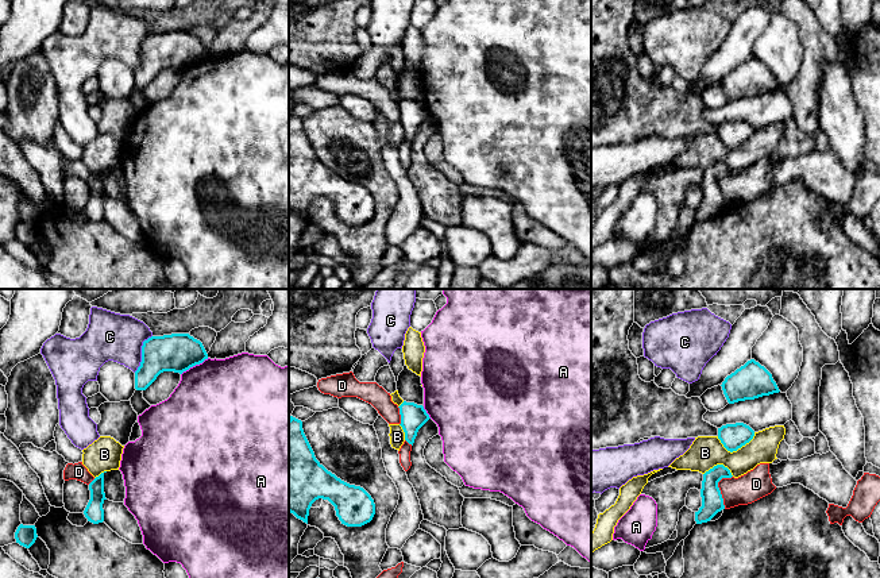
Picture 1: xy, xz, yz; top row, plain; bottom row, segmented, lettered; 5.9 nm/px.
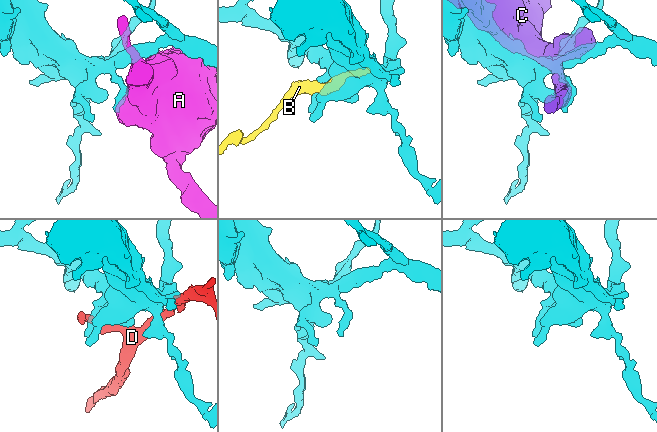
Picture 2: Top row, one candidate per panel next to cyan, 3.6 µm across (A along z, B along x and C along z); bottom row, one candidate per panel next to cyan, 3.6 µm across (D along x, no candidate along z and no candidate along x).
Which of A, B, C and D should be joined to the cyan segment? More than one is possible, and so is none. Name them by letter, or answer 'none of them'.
none of them

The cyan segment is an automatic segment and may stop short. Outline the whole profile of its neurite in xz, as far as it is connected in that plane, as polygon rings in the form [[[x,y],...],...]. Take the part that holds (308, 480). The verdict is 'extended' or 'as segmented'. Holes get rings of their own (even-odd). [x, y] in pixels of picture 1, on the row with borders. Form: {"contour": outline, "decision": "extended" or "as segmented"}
{"contour": [[[289,419],[289,512],[308,524],[309,509],[319,500],[328,500],[341,524],[362,527],[375,515],[371,496],[328,471],[314,456],[304,434],[302,421]]], "decision": "as segmented"}

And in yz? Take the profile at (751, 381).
{"contour": [[[754,359],[727,375],[721,386],[729,404],[780,392],[772,374]]], "decision": "as segmented"}

